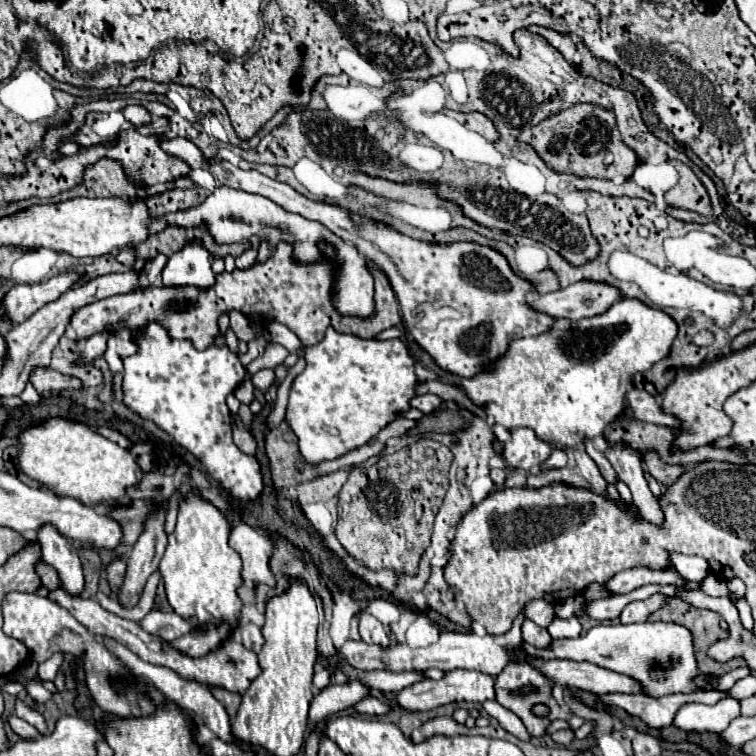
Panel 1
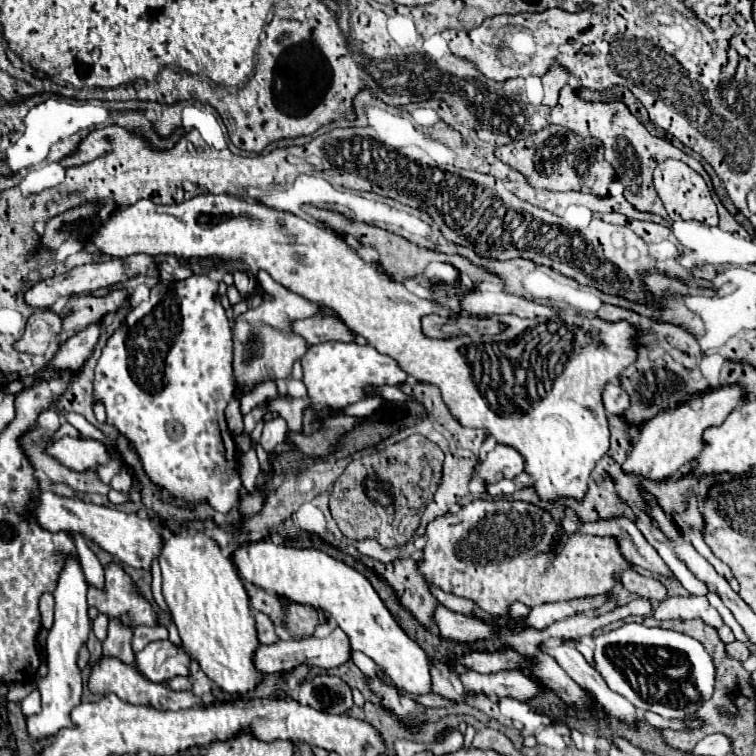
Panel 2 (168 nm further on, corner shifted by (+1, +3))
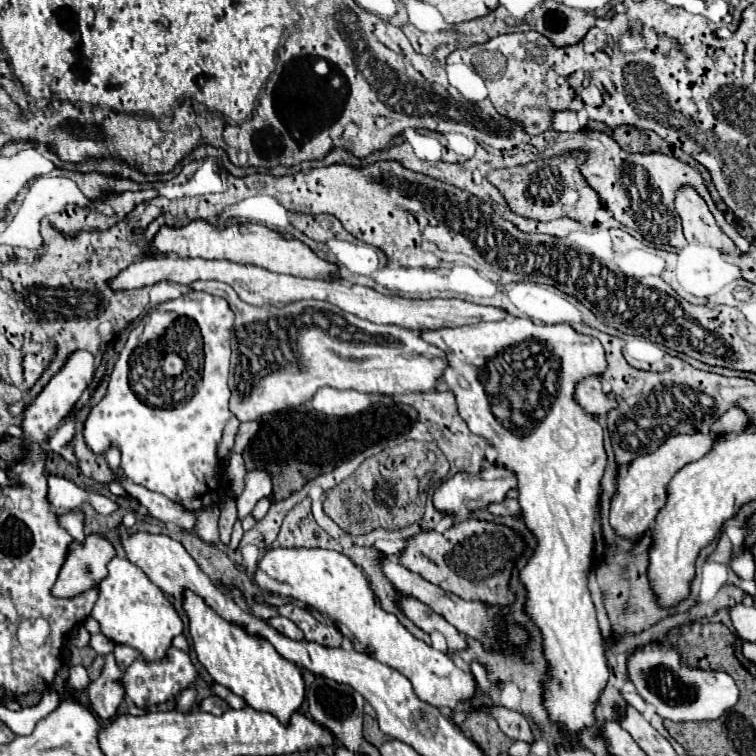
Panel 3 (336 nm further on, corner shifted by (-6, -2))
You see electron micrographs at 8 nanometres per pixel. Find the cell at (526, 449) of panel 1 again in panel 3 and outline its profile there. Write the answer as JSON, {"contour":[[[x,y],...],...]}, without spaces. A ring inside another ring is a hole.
{"contour":[[[498,466],[482,470],[476,476],[460,472],[434,492],[432,502],[442,514],[456,516],[462,506],[474,512],[488,508],[492,502],[502,502],[506,492],[514,486],[516,478],[512,478],[512,472]]]}

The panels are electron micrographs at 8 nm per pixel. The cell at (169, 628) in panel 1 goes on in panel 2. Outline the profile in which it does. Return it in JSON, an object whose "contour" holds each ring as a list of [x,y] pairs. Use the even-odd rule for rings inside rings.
{"contour":[[[139,625],[133,633],[133,651],[141,651],[147,643],[151,641],[159,641],[159,639],[167,639],[167,627],[165,625]]]}

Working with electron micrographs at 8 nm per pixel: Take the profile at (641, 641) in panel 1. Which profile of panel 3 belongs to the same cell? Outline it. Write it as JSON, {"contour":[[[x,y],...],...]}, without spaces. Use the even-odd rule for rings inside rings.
{"contour":[[[650,646],[632,654],[628,660],[628,676],[636,686],[636,692],[648,704],[656,706],[656,712],[662,718],[670,718],[674,722],[716,720],[738,702],[738,688],[728,674],[682,666],[682,658],[674,648],[664,650]]]}

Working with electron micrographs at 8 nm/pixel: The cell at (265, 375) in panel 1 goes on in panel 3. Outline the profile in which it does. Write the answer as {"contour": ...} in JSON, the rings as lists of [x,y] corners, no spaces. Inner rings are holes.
{"contour":[[[244,422],[244,424],[240,424],[240,430],[238,430],[236,438],[234,438],[234,448],[232,448],[232,452],[242,454],[242,450],[248,446],[250,438],[252,438],[256,432],[258,432],[258,422]]]}

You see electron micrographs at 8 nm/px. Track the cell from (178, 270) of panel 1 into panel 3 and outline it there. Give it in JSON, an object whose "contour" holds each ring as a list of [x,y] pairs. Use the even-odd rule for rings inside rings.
{"contour":[[[188,292],[176,300],[154,306],[144,316],[144,328],[130,332],[130,338],[120,352],[120,358],[112,370],[108,396],[90,410],[84,422],[84,442],[96,454],[104,456],[110,446],[120,448],[120,468],[126,478],[144,486],[150,492],[158,492],[172,502],[178,502],[186,510],[200,510],[216,504],[220,488],[226,486],[220,480],[220,462],[216,458],[216,446],[222,438],[226,422],[232,418],[228,410],[228,368],[230,368],[230,332],[234,314],[228,302],[208,292]],[[186,370],[194,370],[194,376],[184,376]]]}

